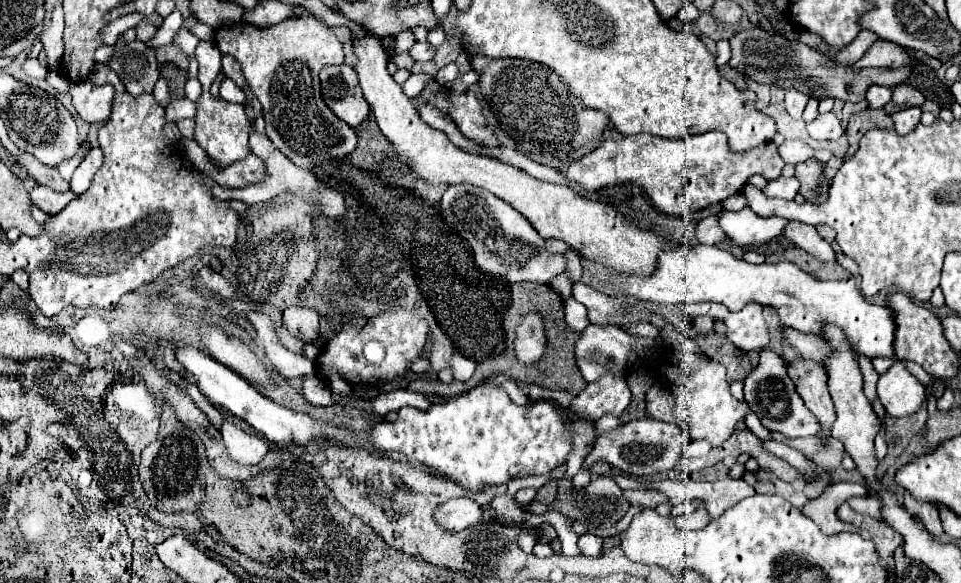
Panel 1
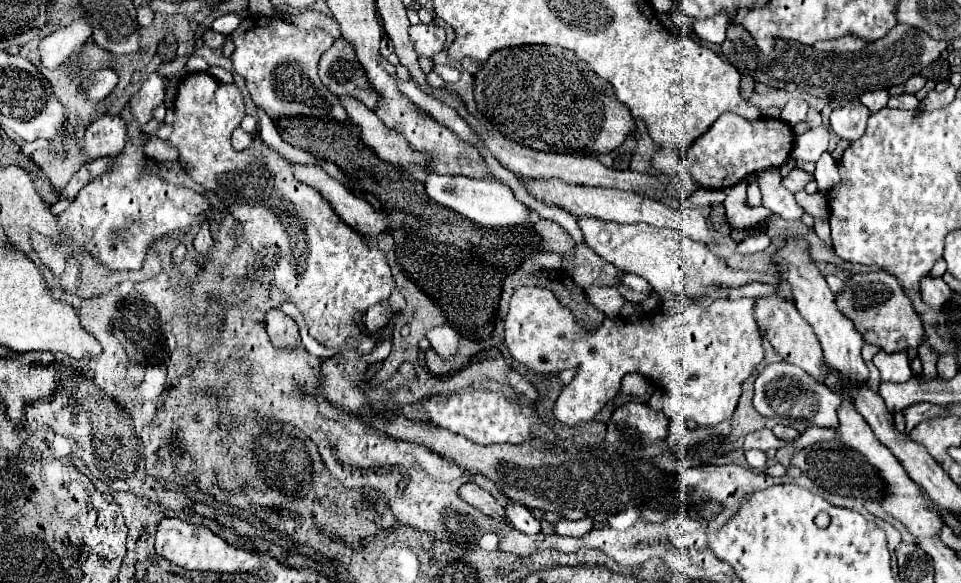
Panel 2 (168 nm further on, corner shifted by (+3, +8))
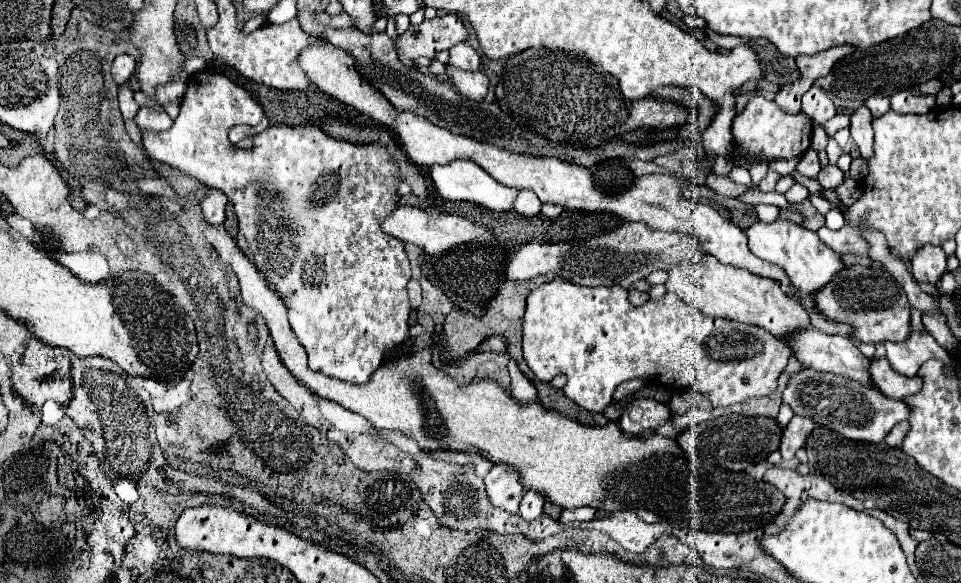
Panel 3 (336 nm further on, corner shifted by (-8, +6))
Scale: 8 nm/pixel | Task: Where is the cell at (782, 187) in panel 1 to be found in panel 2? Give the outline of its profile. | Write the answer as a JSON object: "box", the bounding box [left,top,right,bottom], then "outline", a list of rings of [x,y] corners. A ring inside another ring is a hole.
{"box":[782,168,814,192],"outline":[[[794,168],[784,180],[782,180],[782,186],[786,186],[790,192],[798,192],[798,190],[802,190],[808,182],[812,182],[814,180],[814,176],[810,174],[810,172],[804,172],[804,170],[800,170],[800,168]]]}

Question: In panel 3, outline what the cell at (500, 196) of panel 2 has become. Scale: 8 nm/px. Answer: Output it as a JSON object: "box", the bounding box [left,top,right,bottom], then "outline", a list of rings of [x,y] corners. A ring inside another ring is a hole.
{"box":[431,160,519,212],"outline":[[[455,160],[447,166],[431,166],[431,178],[433,178],[439,194],[457,194],[457,200],[473,202],[473,204],[483,206],[493,212],[511,212],[513,204],[519,196],[519,190],[507,188],[507,186],[495,182],[481,166],[477,166],[475,162],[467,162],[467,160]]]}

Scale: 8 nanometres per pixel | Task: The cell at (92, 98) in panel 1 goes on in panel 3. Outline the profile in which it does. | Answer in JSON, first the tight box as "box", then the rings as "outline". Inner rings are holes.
{"box":[111,54,135,86],"outline":[[[121,54],[115,58],[113,62],[113,68],[111,68],[111,74],[113,74],[113,80],[117,86],[123,86],[135,72],[135,60],[133,56],[127,56],[127,54]]]}

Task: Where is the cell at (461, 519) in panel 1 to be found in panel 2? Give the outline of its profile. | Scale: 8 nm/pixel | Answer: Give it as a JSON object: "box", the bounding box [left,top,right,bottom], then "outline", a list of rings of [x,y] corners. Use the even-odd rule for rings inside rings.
{"box":[460,482,504,520],"outline":[[[466,482],[460,488],[460,496],[468,504],[476,506],[478,510],[482,510],[484,514],[488,514],[488,516],[492,516],[496,520],[502,520],[504,518],[504,508],[498,504],[498,500],[488,490],[484,490],[484,488],[480,488],[480,486],[472,484],[472,482]]]}

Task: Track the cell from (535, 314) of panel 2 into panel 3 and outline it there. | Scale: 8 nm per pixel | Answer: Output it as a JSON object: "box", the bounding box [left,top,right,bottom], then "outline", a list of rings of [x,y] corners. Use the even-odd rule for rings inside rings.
{"box":[523,278,791,412],"outline":[[[561,278],[533,288],[527,296],[527,312],[523,318],[523,356],[533,374],[541,382],[551,382],[551,378],[565,374],[567,398],[589,412],[607,408],[621,382],[643,376],[651,376],[667,386],[695,388],[713,408],[727,408],[755,396],[767,396],[777,388],[777,378],[787,366],[791,350],[783,340],[771,336],[763,328],[703,316],[695,306],[683,302],[675,294],[665,294],[663,300],[647,302],[643,306],[631,306],[625,298],[627,290],[619,285],[585,287]]]}

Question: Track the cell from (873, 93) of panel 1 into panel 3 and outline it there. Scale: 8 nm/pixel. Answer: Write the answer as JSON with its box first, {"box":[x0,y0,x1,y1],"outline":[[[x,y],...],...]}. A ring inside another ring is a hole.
{"box":[865,96,891,118],"outline":[[[871,96],[871,98],[865,102],[865,106],[871,110],[873,118],[879,118],[879,116],[883,116],[883,114],[887,114],[887,112],[891,110],[889,98],[885,98],[885,96]]]}

